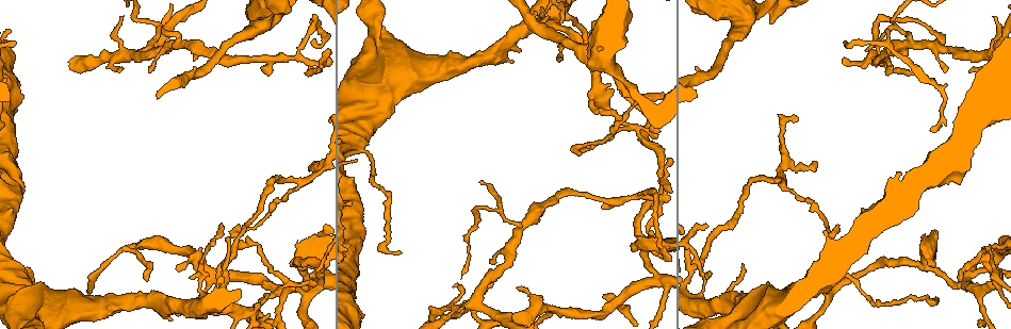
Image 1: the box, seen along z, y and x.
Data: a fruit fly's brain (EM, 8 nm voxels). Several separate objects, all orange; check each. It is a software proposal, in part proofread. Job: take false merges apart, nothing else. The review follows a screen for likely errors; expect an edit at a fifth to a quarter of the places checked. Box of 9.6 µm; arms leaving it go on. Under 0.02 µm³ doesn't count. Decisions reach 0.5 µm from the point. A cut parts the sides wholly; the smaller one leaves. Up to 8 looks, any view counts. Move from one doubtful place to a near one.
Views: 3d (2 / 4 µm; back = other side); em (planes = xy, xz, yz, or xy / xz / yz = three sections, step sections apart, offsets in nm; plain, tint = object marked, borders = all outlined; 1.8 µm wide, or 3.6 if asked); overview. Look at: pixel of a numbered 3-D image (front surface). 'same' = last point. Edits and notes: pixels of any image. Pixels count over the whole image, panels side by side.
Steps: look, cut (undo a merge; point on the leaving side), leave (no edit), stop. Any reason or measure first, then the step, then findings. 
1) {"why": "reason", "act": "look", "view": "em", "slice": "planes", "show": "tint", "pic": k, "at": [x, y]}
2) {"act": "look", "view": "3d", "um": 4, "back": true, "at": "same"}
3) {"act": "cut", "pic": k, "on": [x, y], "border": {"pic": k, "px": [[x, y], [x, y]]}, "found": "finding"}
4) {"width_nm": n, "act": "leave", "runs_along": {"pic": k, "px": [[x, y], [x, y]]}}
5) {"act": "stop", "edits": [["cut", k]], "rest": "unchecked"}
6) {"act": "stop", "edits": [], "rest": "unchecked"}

{"why": "two arms in line, one across", "act": "look", "view": "em", "slice": "xz", "step": 16, "show": "tint", "pic": 1, "at": [985, 54]}

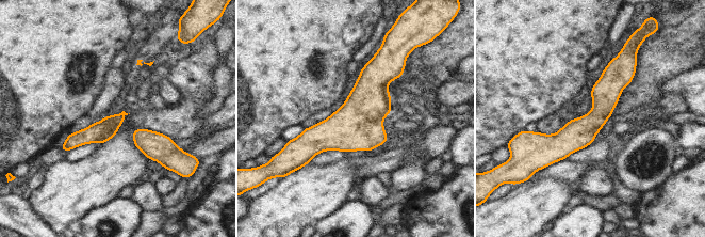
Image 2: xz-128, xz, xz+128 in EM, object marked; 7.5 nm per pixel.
{"why": "cut it another way", "act": "look", "view": "em", "slice": "planes", "show": "tint", "at": "same"}

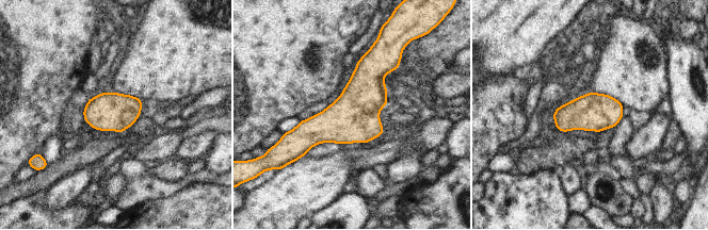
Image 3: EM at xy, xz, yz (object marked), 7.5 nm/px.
{"width_nm": 280, "act": "leave", "found": "all the same cell"}

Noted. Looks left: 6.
{"why": "three arms meet", "act": "look", "view": "3d", "um": 2, "back": true, "pic": 1, "at": [637, 197]}

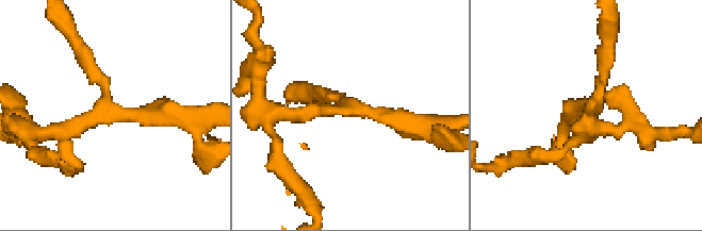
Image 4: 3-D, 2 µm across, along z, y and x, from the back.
{"arms": 3, "act": "look", "view": "em", "um": 3.6, "slice": "xy", "step": 16, "show": "tint", "pic": 4, "at": [117, 110]}

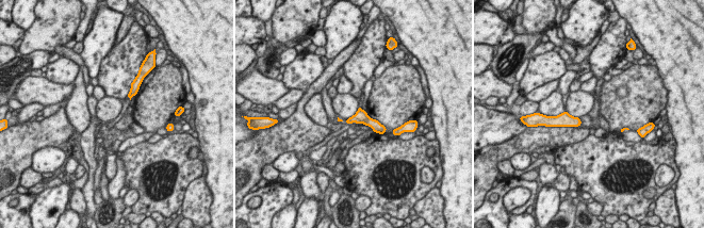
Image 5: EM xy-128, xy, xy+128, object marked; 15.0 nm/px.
{"why": "cut it another way", "act": "look", "view": "em", "um": 3.6, "slice": "planes", "show": "tint", "at": "same"}

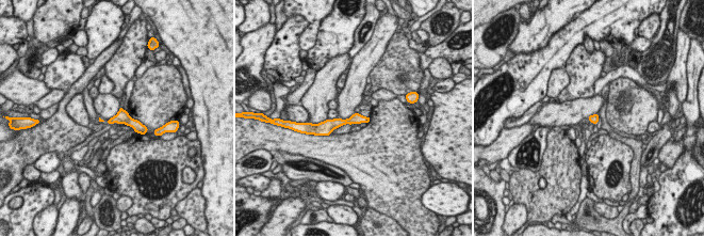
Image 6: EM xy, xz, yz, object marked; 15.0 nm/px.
{"act": "leave", "runs_along": {"pic": 6, "px": [[365, 120], [324, 124]]}, "found": "continuous, no second cell"}

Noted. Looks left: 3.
{"why": "three arms meet", "act": "look", "view": "3d", "um": 4, "pic": 1, "at": [609, 64]}

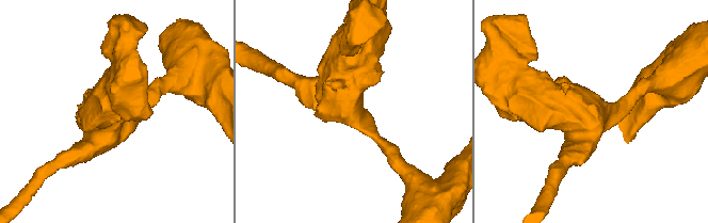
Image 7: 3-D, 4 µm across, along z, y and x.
{"arms": 3, "arm_widths_nm": [200, 300, 750], "act": "look", "view": "em", "slice": "xz", "step": 4, "show": "tint", "pic": 7, "at": [350, 114]}

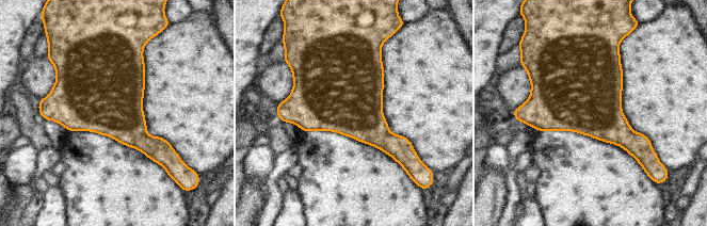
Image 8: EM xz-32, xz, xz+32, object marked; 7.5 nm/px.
{"act": "look", "view": "em", "slice": "planes", "show": "tint", "at": "same"}

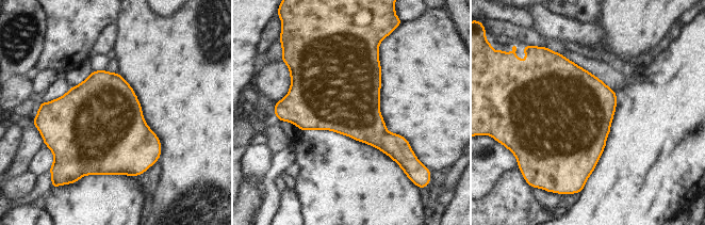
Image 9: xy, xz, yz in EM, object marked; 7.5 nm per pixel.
{"act": "leave", "found": "continuous, no second cell"}

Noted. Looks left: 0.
{"act": "stop", "edits": [], "rest": "unchecked"}

